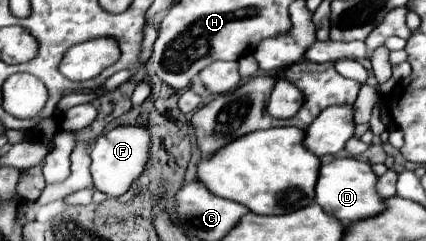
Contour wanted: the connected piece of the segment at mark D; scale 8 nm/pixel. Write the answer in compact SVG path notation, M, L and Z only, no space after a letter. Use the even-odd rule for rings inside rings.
M325 159L323 167L319 169L317 179L317 197L315 201L343 223L355 223L361 219L369 219L385 211L385 199L377 193L377 175L373 173L371 165L359 159Z

